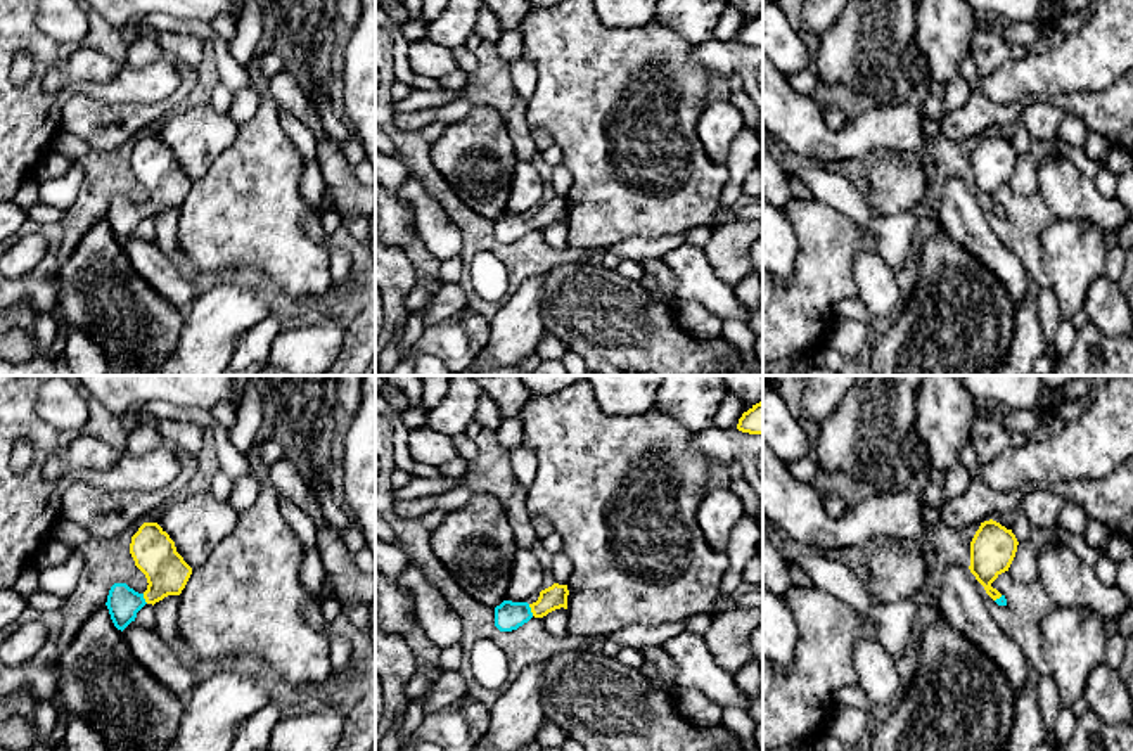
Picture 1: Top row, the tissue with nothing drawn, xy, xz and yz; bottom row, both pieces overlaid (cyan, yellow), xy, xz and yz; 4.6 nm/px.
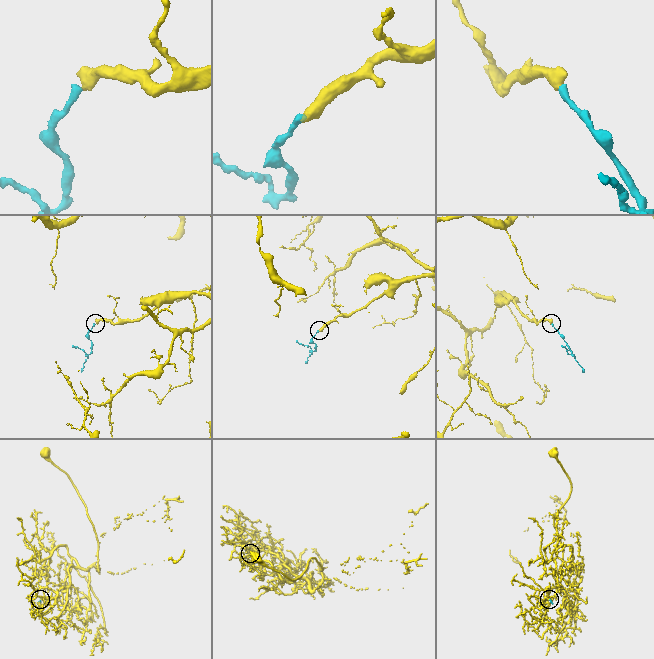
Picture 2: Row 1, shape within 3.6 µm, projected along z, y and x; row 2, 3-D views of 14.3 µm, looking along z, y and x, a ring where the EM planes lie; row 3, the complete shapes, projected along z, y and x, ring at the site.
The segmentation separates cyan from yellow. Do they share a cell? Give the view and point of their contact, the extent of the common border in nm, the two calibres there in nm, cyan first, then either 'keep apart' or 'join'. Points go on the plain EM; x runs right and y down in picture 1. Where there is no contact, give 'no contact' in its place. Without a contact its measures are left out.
contact xz (530, 222); length 60 nm; calibres 130 and 110 nm; join

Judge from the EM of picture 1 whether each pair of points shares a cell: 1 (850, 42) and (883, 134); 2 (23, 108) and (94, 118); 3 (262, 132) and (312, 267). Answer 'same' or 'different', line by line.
1: different
2: different
3: same

